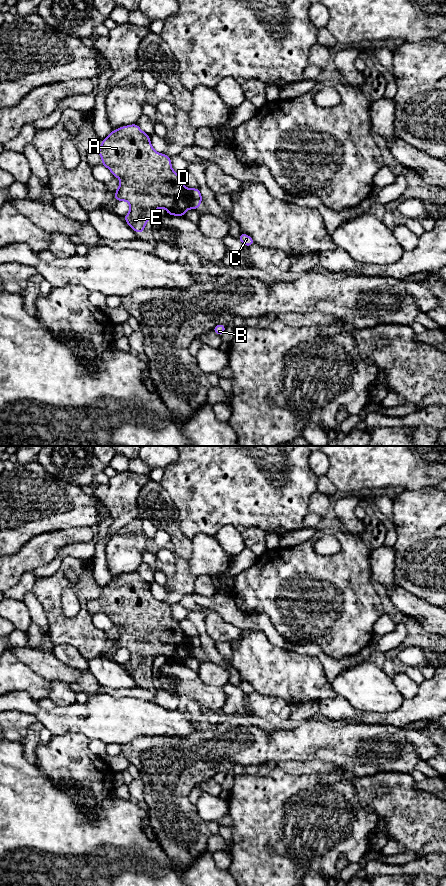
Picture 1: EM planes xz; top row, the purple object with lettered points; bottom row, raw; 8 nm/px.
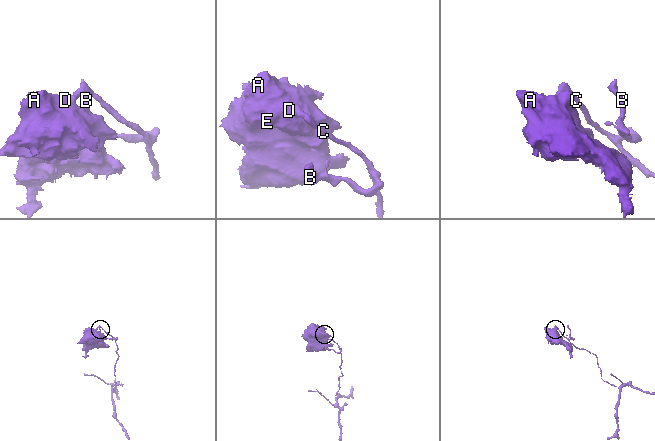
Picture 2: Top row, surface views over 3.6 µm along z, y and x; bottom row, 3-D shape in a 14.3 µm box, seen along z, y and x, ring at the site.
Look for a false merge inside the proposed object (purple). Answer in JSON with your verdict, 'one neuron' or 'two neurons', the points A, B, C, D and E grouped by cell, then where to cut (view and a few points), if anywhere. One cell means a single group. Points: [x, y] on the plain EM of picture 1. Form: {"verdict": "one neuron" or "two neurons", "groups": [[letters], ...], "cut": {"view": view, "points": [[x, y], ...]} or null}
{"verdict": "two neurons", "groups": [["A", "D", "E"], ["B", "C"]], "cut": {"view": "xz", "points": [[191, 637], [189, 645], [190, 655]]}}

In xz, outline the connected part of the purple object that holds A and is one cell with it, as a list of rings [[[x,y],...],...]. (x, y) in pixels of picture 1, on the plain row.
[[[136,571],[113,578],[102,588],[100,597],[94,601],[100,602],[101,613],[106,614],[114,625],[121,628],[114,647],[130,652],[130,659],[123,666],[135,680],[143,680],[146,670],[153,667],[153,662],[158,656],[165,656],[168,663],[182,665],[188,657],[191,657],[189,654],[191,637],[184,634],[179,621],[173,619],[171,606],[156,600],[152,596],[150,584]]]

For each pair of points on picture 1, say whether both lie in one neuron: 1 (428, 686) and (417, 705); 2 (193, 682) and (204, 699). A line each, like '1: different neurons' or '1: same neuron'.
1: same neuron
2: same neuron

